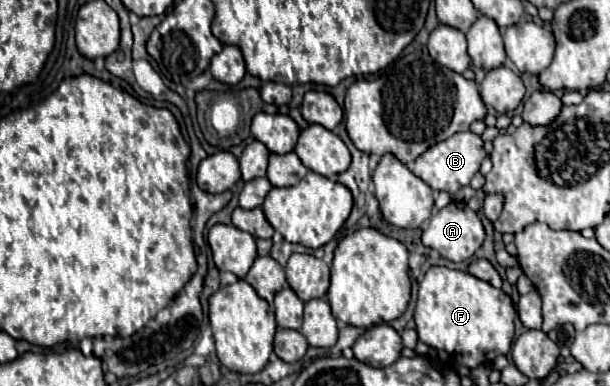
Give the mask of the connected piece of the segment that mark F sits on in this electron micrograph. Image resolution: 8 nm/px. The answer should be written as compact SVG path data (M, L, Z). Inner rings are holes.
M432 266L420 282L414 310L418 340L430 348L444 350L470 370L492 362L500 354L508 354L514 340L514 320L516 310L510 296L468 272Z

